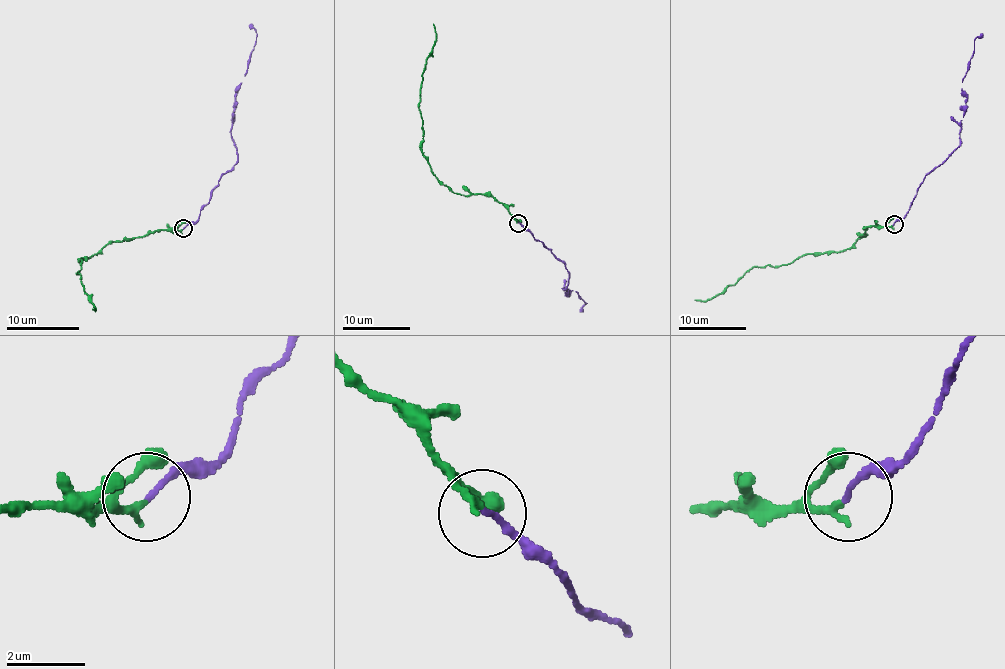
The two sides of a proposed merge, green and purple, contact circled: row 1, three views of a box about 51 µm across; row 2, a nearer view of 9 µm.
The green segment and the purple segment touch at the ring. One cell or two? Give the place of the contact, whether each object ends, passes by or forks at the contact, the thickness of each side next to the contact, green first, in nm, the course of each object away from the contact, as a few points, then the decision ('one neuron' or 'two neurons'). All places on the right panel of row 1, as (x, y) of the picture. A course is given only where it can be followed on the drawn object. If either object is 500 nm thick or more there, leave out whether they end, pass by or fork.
at (894, 224); green ends there; purple ends there; 180 nm thick on the green side, 140 nm on the other; green runs (892, 225), (867, 228), (867, 235), (841, 252), (804, 253), (789, 264), (752, 267), (709, 299), (694, 299); purple runs (894, 225), (906, 215), (923, 179), (960, 143), (967, 94), (962, 81), (974, 52), (974, 40), (982, 33); one neuron

